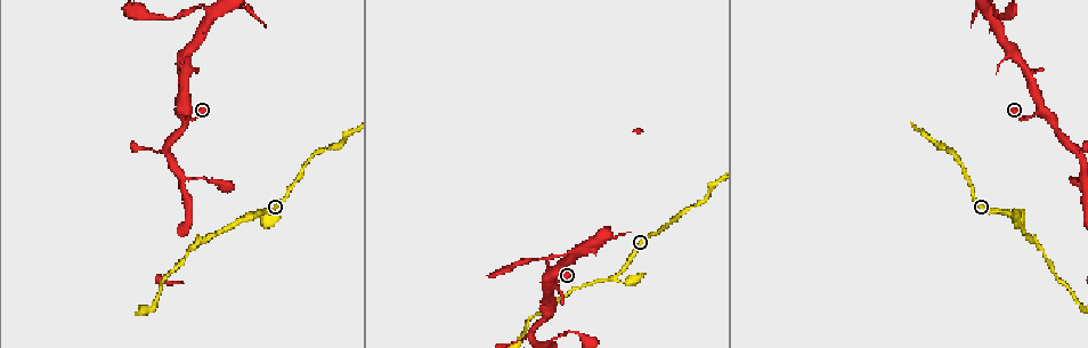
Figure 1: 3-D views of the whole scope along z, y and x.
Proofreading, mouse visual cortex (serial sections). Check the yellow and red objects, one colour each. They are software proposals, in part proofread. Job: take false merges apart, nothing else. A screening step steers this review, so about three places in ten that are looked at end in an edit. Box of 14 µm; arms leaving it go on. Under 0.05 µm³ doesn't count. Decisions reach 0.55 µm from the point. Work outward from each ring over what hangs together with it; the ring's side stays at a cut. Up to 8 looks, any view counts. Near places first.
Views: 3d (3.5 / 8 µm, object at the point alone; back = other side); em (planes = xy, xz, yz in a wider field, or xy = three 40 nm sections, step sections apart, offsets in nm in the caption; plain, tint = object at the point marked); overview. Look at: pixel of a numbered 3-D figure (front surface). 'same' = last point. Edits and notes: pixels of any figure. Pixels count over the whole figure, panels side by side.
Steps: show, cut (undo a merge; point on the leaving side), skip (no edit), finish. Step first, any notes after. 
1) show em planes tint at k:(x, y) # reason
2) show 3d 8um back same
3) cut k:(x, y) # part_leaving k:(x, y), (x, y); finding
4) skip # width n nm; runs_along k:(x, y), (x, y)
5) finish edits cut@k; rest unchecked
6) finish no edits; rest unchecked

show 3d 3.5um at 1:(1017, 216) # sudden change in width

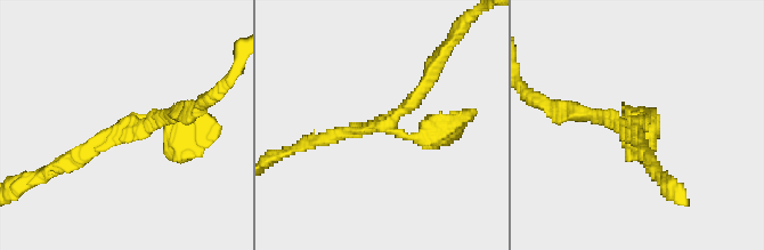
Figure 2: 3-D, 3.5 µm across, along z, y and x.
show em xy step 1 tint at 2:(392, 120) # arms 3; arm_widths 150, 200, 400 nm

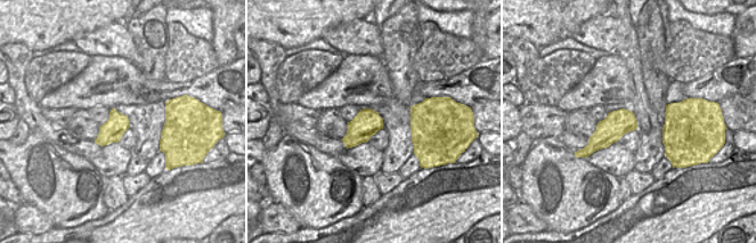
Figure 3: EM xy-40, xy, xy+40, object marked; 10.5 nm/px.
show em xy step 3 tint same

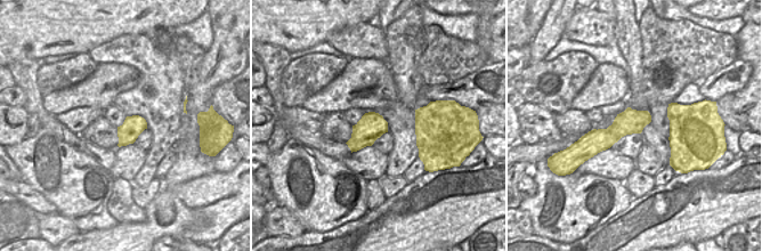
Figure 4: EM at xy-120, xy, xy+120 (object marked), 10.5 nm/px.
skip # runs_along 4:(648, 118), (588, 138); continuous, no second cell

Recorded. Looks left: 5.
show 3d 3.5um at 1:(1076, 179) # three arms meet

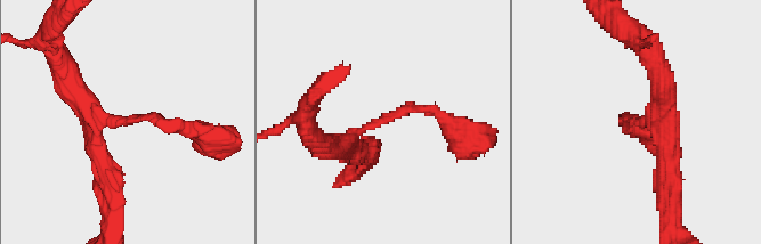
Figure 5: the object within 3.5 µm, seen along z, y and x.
show em xy step 1 tint at 5:(371, 124) # arms 3; arm_widths 150, 300, 350 nm; shape alone is not enough

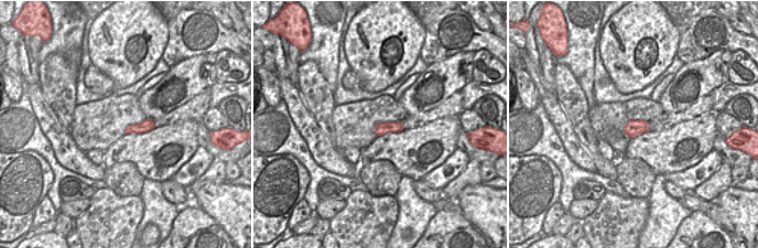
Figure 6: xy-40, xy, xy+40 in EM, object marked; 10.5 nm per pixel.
skip # runs_along 5:(67, 82), (92, 120), (155, 116), (187, 128); continuous, no second cell

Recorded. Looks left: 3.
show 3d 3.5um at 1:(992, 13)

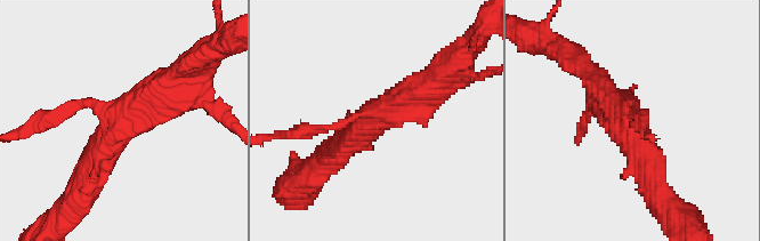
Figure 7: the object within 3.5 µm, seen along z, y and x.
show em xy step 5 tint at 7:(370, 117) # arms 3; arm_widths 150, 400, 450 nm; need the tissue

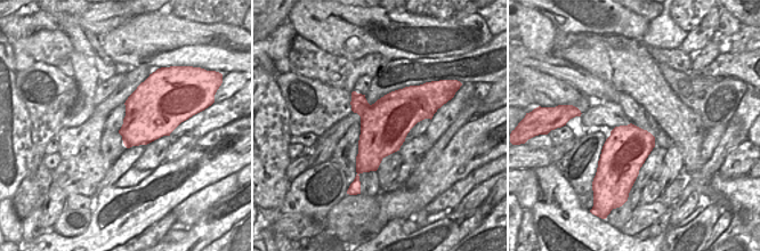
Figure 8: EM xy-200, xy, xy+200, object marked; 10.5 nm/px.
show em xy step 3 tint same # cut it another way

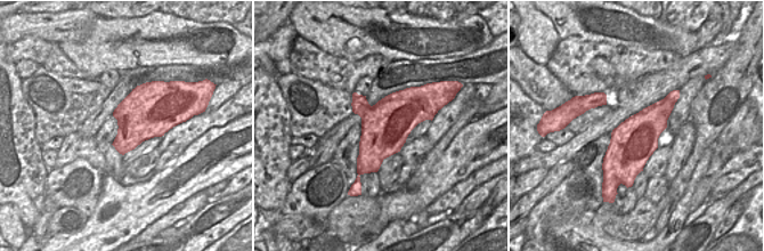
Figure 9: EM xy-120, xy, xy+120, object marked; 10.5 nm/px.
skip # runs_along 7:(89, 184), (114, 121), (170, 86); all the same cell

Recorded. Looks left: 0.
finish no edits; rest unchecked

